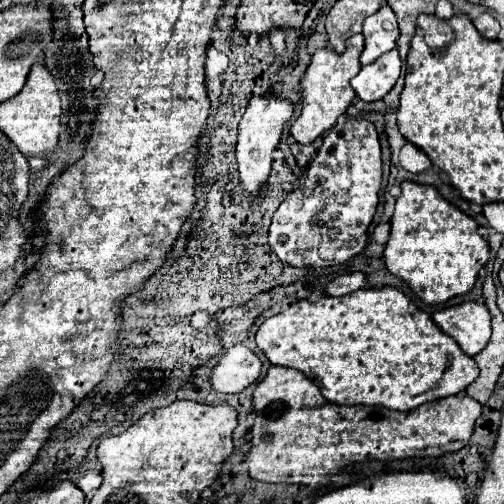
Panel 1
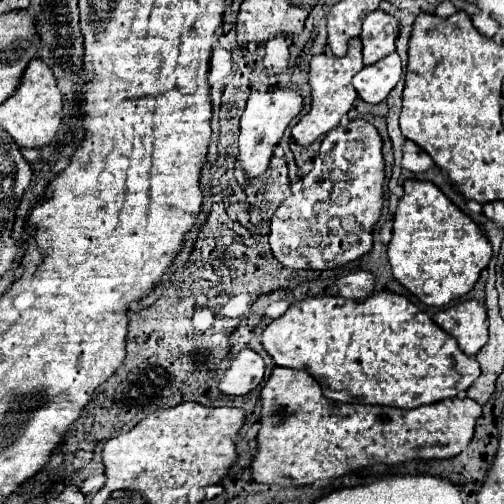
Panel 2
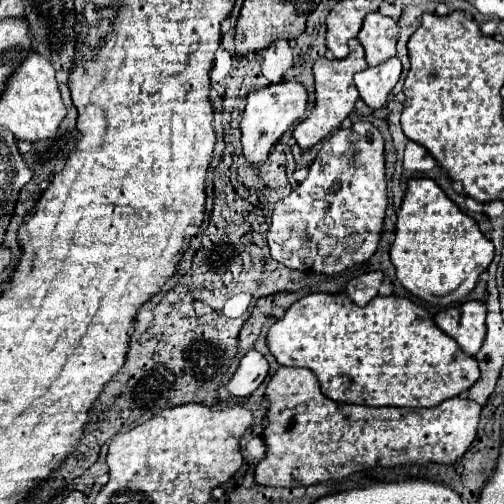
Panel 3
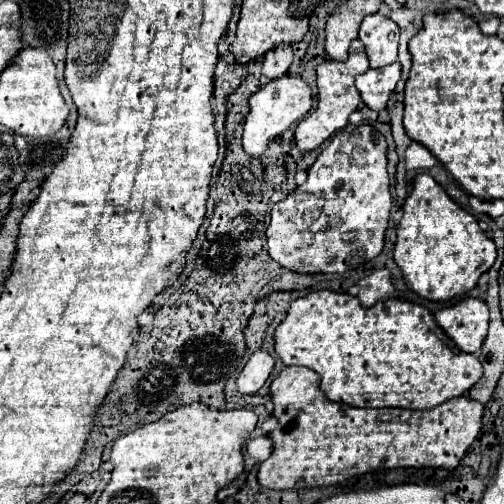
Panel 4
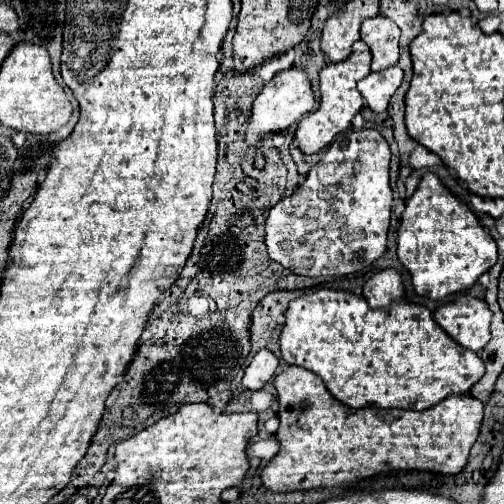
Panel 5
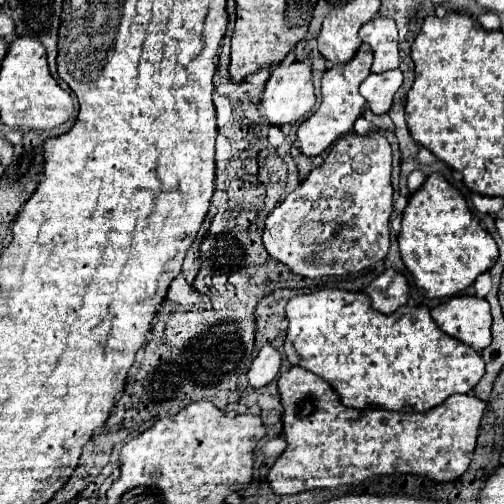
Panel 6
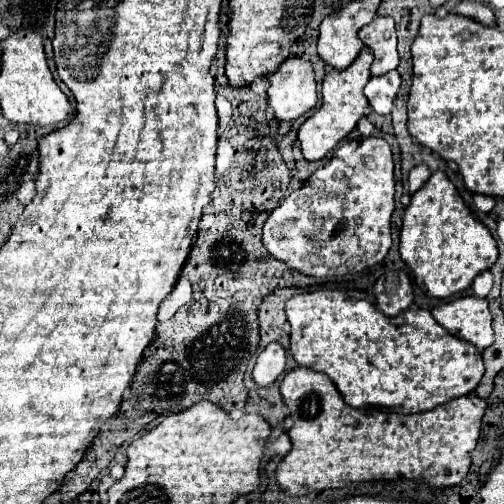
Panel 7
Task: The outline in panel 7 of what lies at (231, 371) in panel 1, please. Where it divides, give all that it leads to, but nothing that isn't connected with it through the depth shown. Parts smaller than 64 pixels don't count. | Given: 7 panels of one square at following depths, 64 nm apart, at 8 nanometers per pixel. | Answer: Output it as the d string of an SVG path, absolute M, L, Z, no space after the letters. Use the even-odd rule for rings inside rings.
M272 342L258 354L256 366L252 370L252 380L258 386L270 386L284 372L284 366L286 350L278 342Z

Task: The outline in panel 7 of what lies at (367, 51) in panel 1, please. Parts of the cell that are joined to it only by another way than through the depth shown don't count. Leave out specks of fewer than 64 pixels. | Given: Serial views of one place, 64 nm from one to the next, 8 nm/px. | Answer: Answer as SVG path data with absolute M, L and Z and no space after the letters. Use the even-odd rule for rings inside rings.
M376 16L358 32L358 36L374 54L372 76L380 76L398 68L400 58L396 52L396 26L392 18Z

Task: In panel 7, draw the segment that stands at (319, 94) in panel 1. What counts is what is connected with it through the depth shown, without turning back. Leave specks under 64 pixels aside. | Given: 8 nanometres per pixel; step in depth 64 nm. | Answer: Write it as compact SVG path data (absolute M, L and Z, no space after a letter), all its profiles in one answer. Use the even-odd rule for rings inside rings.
M364 46L348 68L344 70L332 68L330 72L326 72L322 82L322 106L298 130L298 140L302 144L302 154L306 160L324 158L342 138L346 138L354 130L356 122L364 116L364 110L368 108L368 100L362 94L362 88L370 80L372 58L374 58L372 50Z

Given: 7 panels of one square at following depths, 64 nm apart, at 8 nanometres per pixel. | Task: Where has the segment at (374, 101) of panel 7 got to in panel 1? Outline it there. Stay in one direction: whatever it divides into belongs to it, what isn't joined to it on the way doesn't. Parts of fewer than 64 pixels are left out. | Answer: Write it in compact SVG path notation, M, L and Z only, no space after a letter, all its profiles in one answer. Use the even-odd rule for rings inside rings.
M396 50L386 52L372 64L362 66L362 70L350 80L356 96L366 102L382 100L400 76L400 56Z

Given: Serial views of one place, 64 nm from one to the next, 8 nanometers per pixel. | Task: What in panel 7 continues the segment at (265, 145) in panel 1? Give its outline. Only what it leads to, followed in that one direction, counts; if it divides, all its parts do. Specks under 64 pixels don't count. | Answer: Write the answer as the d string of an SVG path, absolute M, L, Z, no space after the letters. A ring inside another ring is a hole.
M292 56L266 78L270 80L268 106L278 122L296 120L316 106L316 80L310 62Z

